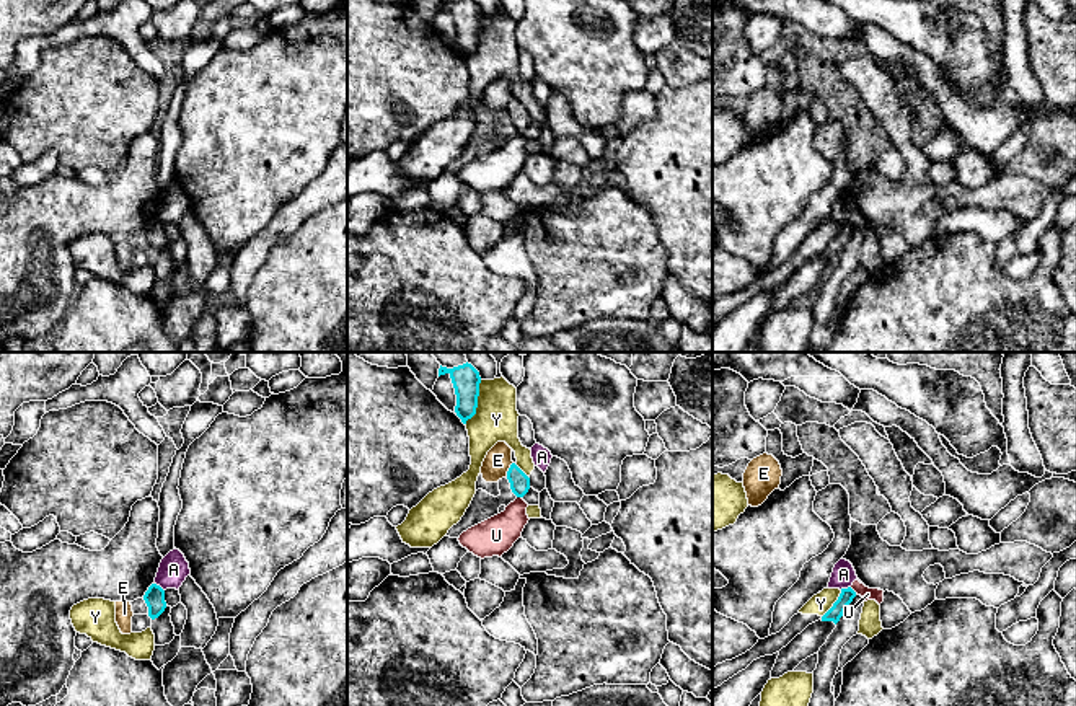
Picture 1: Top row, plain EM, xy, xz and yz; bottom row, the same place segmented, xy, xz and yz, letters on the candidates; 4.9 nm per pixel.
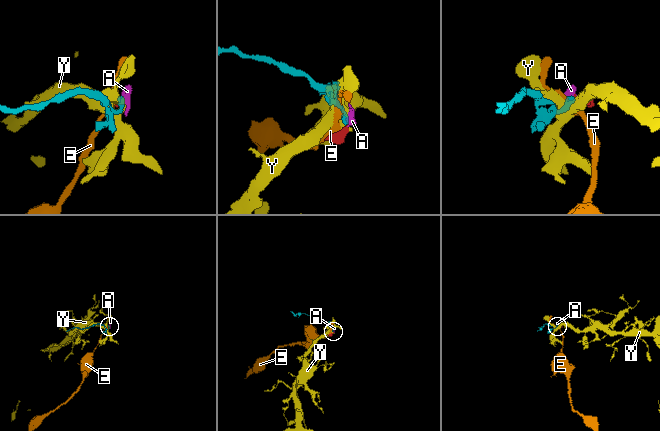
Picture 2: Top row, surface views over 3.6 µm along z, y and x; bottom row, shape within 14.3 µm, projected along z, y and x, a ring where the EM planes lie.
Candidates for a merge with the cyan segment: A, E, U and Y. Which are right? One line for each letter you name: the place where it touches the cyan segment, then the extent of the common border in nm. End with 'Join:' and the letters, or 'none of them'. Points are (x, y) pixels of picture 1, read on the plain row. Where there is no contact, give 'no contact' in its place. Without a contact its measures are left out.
Join: none of them

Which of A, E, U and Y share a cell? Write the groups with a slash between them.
A U / E / Y

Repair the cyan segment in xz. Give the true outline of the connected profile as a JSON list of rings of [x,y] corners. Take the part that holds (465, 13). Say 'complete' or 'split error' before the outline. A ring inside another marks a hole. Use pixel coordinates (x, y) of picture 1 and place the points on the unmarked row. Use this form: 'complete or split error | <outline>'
complete | [[[458,0],[453,3],[439,3],[439,11],[448,8],[456,29],[455,47],[466,59],[476,49],[479,31],[479,7],[473,0]]]

